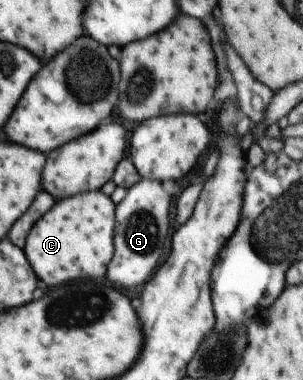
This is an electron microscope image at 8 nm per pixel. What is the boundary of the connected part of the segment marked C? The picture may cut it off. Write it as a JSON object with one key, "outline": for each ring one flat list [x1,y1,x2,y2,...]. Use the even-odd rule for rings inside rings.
{"outline":[[100,190,88,191,56,201,56,206,40,217,30,229,22,249,42,282,48,286,60,286,106,276,108,262,114,256,114,203]]}

